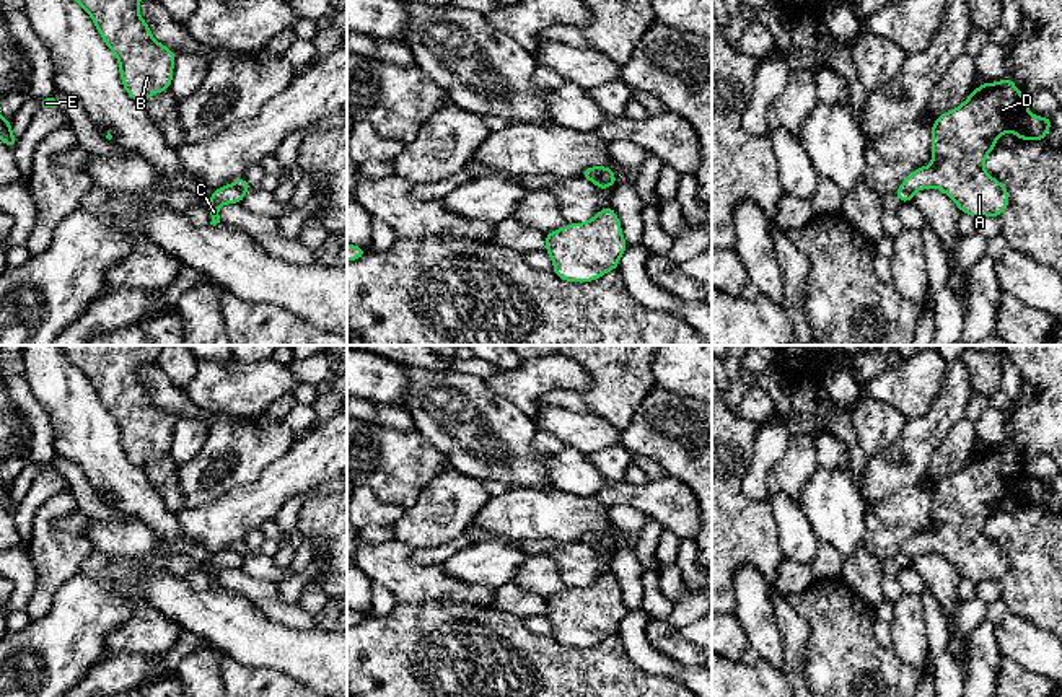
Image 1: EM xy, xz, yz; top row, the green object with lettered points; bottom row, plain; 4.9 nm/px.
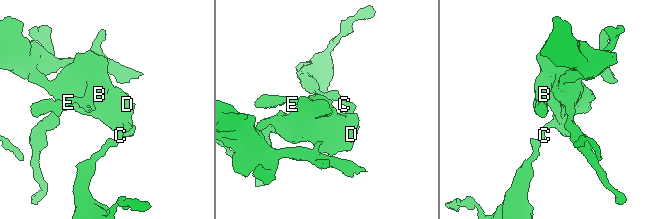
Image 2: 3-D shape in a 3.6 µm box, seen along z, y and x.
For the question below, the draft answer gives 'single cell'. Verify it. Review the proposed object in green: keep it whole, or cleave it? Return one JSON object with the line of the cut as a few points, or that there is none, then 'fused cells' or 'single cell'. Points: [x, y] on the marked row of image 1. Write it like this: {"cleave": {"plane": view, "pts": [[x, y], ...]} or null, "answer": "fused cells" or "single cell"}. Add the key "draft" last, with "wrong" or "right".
{"cleave": {"plane": "xz", "pts": [[609, 168], [593, 181]]}, "answer": "fused cells", "draft": "wrong"}

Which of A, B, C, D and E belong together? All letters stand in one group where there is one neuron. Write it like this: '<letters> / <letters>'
A B D E / C

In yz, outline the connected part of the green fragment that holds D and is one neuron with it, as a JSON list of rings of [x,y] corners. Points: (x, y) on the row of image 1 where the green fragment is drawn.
[[[1005,77],[997,83],[985,83],[976,88],[969,98],[958,107],[938,116],[932,125],[932,160],[930,166],[922,166],[911,173],[901,184],[907,192],[919,192],[927,187],[935,187],[943,191],[963,213],[972,215],[974,218],[981,217],[1000,217],[1010,202],[1007,187],[998,182],[995,178],[989,176],[984,169],[984,160],[994,150],[997,138],[1012,132],[1020,140],[1034,140],[1041,142],[1052,124],[1052,117],[1039,117],[1028,111],[1028,98],[1025,98],[1015,83]]]

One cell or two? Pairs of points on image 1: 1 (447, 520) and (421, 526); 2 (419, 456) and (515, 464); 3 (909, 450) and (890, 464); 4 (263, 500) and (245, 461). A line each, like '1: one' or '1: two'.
1: one
2: two
3: one
4: two

